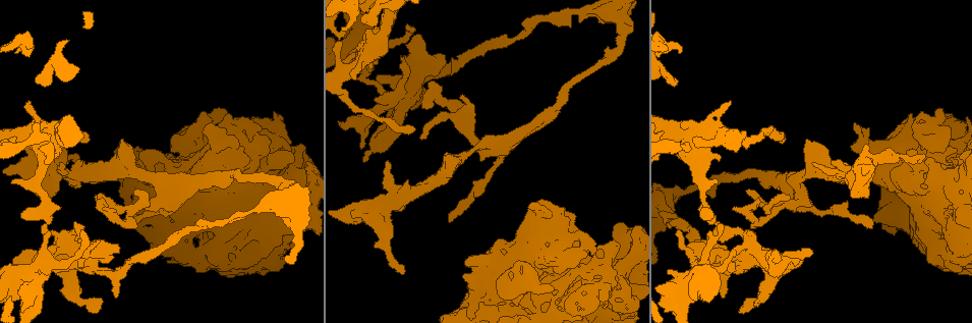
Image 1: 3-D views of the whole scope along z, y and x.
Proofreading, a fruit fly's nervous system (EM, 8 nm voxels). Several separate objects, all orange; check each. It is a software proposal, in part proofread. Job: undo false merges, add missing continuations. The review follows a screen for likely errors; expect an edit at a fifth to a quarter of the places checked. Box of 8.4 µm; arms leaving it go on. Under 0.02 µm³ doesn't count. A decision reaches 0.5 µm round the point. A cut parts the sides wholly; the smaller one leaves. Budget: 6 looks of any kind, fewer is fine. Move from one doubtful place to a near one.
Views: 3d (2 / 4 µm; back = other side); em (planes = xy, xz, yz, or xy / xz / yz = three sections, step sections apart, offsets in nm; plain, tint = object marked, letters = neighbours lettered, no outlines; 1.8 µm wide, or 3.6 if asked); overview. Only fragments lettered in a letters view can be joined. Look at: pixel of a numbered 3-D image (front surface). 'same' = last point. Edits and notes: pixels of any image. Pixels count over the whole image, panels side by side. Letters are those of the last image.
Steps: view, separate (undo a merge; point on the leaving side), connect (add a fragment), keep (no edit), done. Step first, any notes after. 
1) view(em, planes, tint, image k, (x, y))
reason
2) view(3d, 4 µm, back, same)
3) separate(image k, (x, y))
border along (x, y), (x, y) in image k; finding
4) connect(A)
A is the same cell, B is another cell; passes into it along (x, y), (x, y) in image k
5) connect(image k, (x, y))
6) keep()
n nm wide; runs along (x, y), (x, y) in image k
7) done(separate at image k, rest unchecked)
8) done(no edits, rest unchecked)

view(em, xz, step 16, tint, image 1, (88, 140))
free end

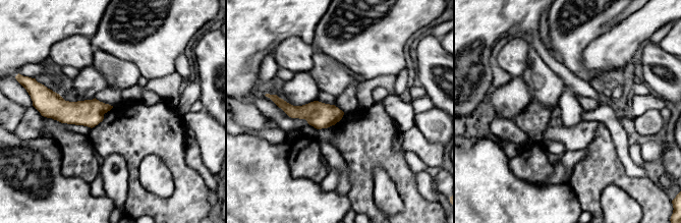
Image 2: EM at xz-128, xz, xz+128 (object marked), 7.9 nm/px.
view(em, planes, letters, same)
another direction

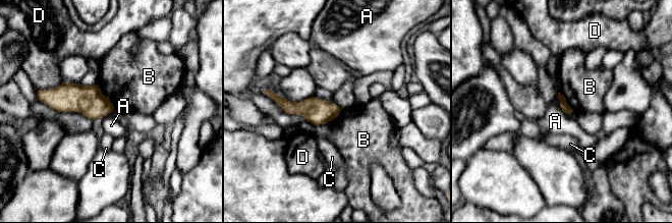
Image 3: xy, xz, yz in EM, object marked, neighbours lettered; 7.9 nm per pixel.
keep()
A, B, C and D are other cells; border along (557, 96), (560, 108), (567, 115) in image 3; none of them fits

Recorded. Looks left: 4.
view(em, planes, plain, image 1, (456, 122))
abrupt turn

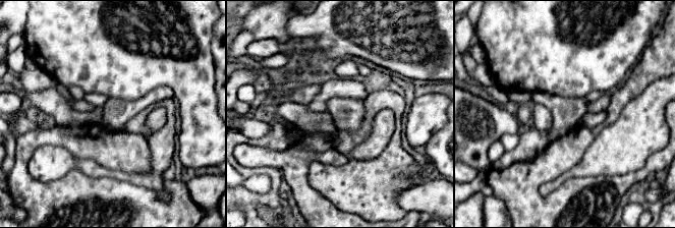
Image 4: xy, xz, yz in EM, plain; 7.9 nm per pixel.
view(em, planes, letters, same)
what lies round it

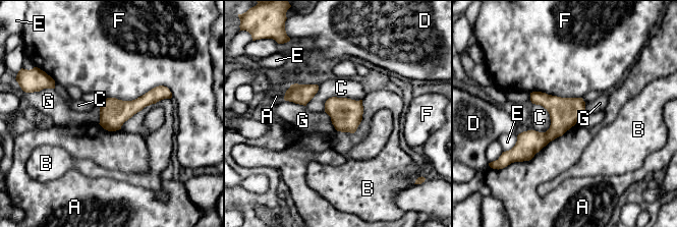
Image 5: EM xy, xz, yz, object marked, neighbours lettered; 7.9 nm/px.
keep()
A, B, C, D, E, F and G are other cells; border along (284, 99), (305, 106) in image 5; continuous, no second cell

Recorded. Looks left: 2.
view(em, 3.6 µm, planes, letters, image 1, (620, 43))
thick turns thin

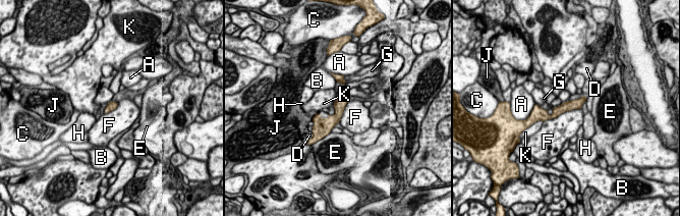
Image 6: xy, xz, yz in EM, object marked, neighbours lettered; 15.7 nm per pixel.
keep()
A, B, C, D, E, F, G, H, J and K are other cells; runs along (581, 100), (553, 115), (536, 108) in image 6; one cell here

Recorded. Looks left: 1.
done(no edits, rest unchecked)

